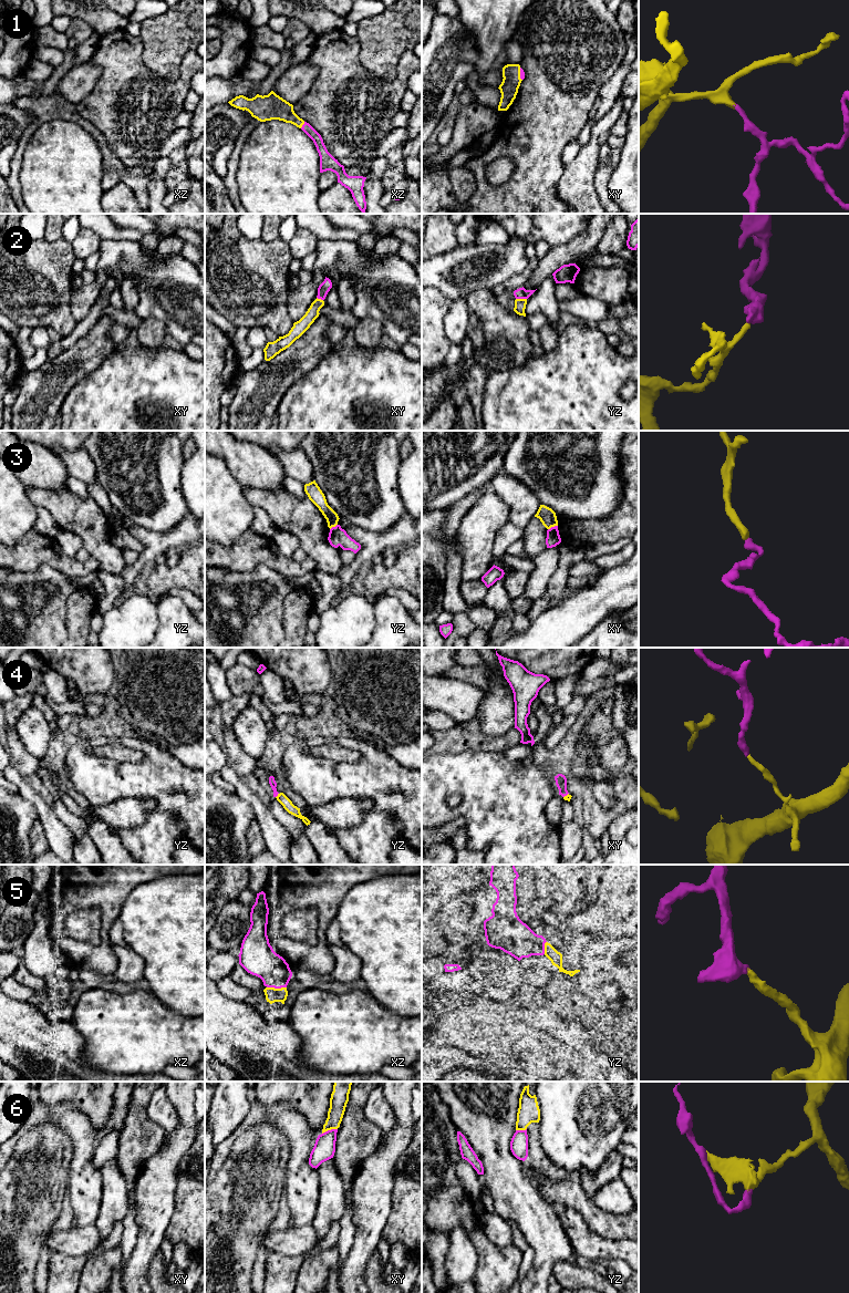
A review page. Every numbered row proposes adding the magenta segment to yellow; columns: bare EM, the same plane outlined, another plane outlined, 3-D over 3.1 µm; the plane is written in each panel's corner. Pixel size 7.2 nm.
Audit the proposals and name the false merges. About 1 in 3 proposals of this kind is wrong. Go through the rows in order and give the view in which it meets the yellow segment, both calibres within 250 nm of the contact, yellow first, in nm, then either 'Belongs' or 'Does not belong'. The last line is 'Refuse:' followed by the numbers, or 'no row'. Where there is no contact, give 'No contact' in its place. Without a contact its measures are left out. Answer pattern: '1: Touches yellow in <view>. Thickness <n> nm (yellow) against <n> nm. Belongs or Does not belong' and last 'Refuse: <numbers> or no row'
1: Touches yellow in xz. Thickness 180 nm (yellow) against 70 nm. Belongs
2: Touches yellow in yz. Thickness 80 nm (yellow) against 80 nm. Belongs
3: Touches yellow in xy. Thickness 120 nm (yellow) against 100 nm. Does not belong
4: Touches yellow in yz. Thickness 70 nm (yellow) against 50 nm. Belongs
5: Touches yellow in xz. Thickness 100 nm (yellow) against 240 nm. Belongs
6: Touches yellow in xy. Thickness 130 nm (yellow) against 160 nm. Belongs
Refuse: 3

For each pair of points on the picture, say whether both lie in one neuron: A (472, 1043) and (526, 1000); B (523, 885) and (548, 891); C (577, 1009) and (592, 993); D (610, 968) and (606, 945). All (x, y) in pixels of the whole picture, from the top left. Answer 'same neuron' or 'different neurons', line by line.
A: different neurons
B: different neurons
C: different neurons
D: same neuron

